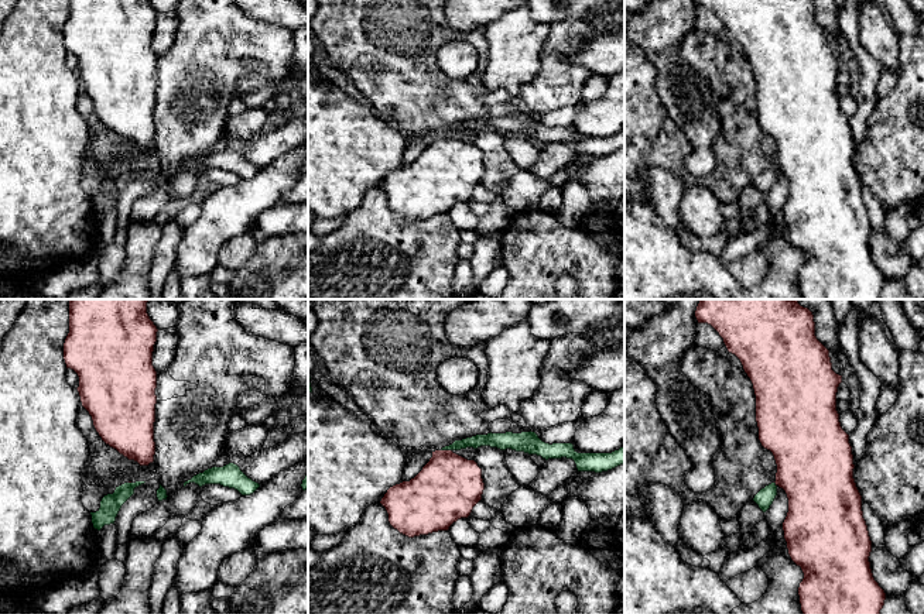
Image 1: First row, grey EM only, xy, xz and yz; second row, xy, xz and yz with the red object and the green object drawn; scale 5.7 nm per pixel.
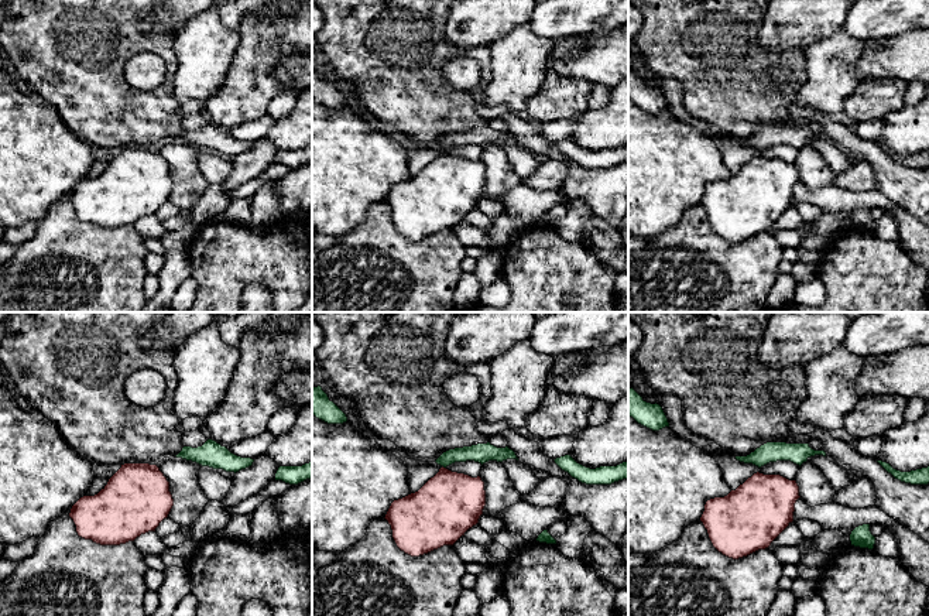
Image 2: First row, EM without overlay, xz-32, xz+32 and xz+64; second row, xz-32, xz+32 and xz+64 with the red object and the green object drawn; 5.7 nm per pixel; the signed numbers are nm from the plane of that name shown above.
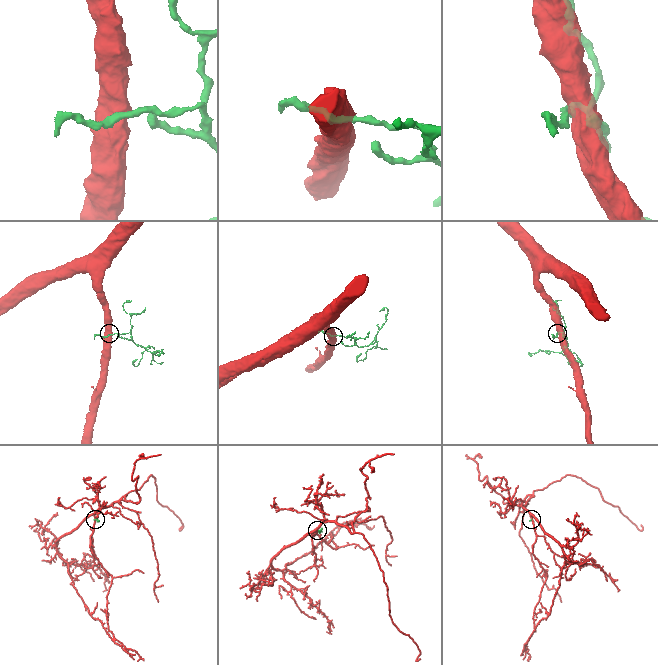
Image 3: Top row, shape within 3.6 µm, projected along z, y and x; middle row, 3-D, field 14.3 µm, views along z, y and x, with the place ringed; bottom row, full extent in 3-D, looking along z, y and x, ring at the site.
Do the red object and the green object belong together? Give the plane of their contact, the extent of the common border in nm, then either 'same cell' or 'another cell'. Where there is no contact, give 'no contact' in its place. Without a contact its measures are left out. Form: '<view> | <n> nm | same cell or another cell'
xz | 60 nm | another cell

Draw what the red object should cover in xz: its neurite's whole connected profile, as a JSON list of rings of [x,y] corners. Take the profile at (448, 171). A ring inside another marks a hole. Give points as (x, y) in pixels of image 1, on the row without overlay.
[[[435,134],[422,154],[410,165],[387,174],[380,188],[389,198],[390,209],[400,217],[414,222],[438,215],[448,215],[461,202],[468,202],[482,183],[485,167],[482,152],[452,134]]]

